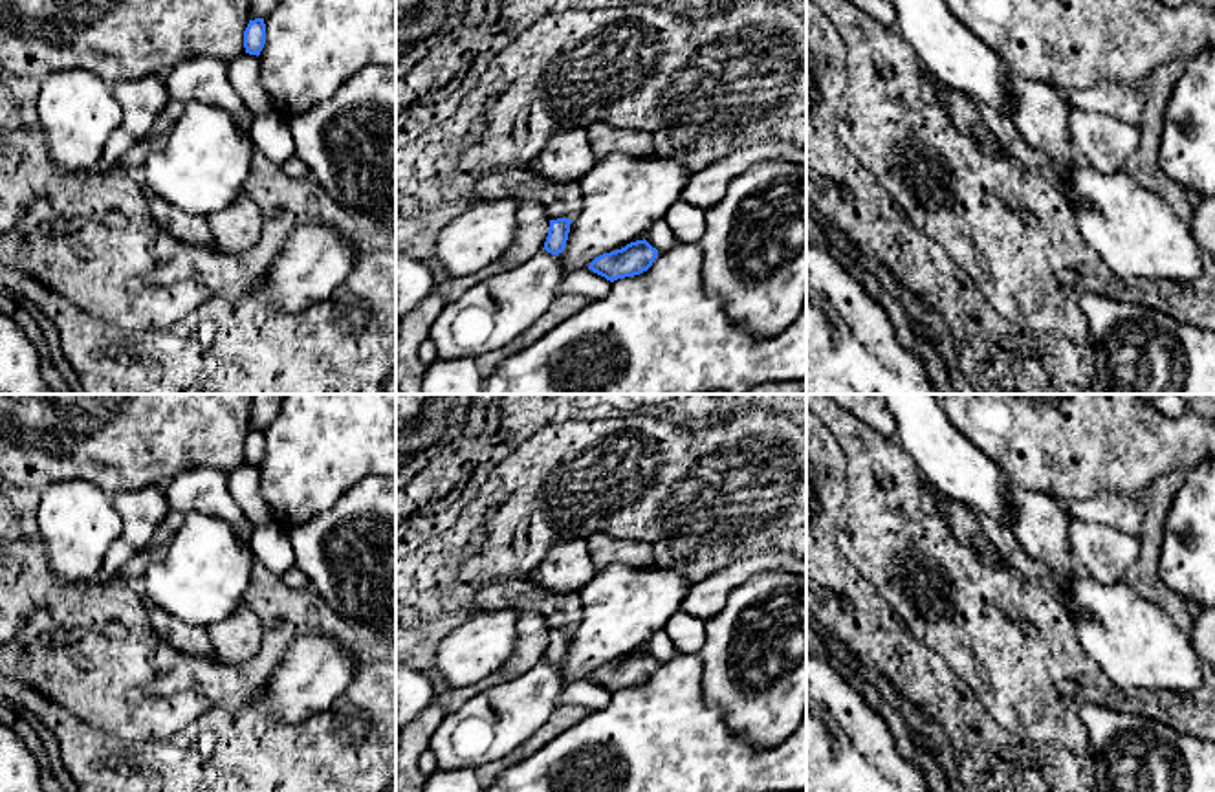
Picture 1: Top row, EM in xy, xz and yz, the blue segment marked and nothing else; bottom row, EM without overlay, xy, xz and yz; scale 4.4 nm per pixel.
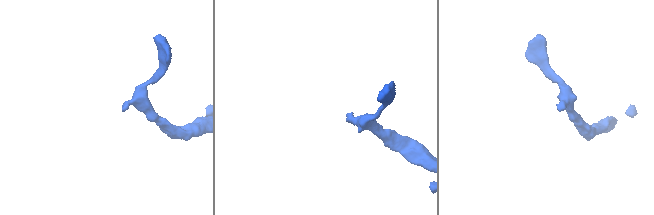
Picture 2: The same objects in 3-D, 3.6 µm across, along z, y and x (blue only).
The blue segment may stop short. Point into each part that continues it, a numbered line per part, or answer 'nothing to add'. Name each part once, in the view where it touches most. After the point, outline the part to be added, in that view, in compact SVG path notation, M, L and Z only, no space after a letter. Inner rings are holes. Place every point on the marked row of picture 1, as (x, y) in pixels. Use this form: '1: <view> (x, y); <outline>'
1: xz (561, 198); M493 169L475 183L475 196L478 200L539 202L546 207L550 220L572 220L583 205L579 182L553 182L533 169Z

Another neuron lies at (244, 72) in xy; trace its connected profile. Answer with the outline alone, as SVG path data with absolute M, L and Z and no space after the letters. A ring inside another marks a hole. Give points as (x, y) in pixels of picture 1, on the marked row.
M238 55L227 62L229 82L247 110L255 116L275 114L266 90L260 86L260 62L257 55Z

